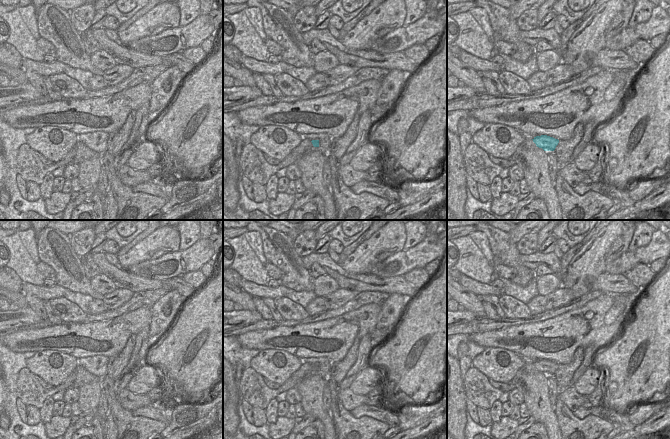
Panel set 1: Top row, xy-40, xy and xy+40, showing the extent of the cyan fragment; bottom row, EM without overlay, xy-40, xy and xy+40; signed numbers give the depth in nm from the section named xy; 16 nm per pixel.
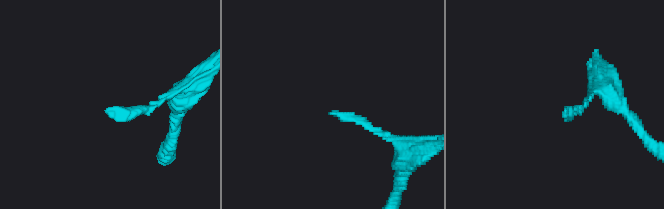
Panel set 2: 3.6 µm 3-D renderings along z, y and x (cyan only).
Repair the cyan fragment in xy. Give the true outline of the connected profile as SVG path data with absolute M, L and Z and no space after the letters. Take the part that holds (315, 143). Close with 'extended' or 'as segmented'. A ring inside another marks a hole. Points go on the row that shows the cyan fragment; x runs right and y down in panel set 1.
M303 139L301 143L278 165L270 165L264 158L263 153L253 144L244 145L239 157L239 168L251 182L266 185L269 178L282 168L287 168L304 154L316 150L319 140Z; extended

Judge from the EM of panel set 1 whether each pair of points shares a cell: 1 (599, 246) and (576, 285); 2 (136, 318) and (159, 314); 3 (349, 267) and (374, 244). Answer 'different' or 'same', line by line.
1: same
2: different
3: same

